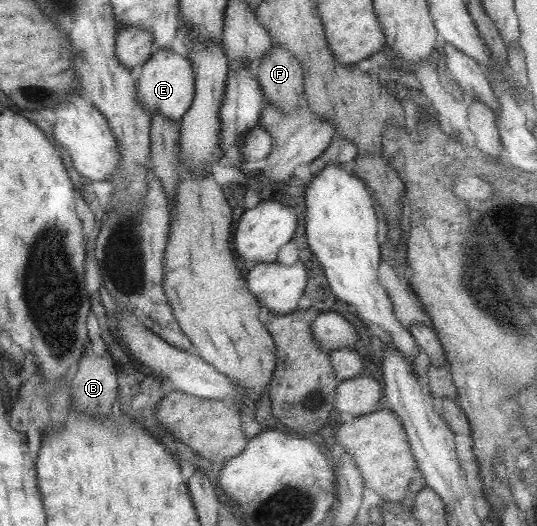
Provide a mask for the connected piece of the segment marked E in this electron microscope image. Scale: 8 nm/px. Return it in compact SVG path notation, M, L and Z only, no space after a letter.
M160 49L151 54L141 66L141 72L136 79L136 95L142 107L152 113L160 113L168 121L179 121L188 110L194 94L194 75L190 61L184 55L174 53L169 49Z

